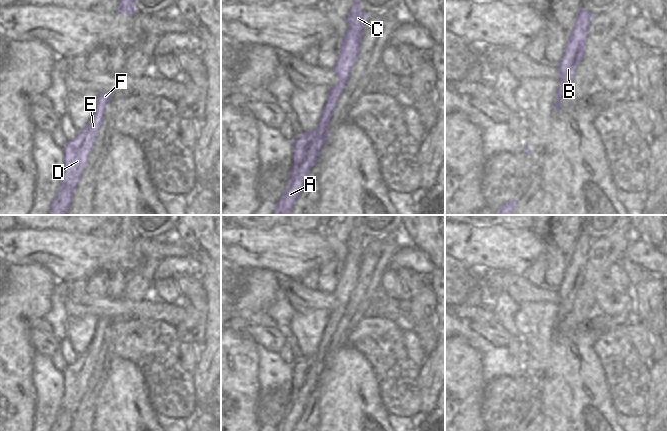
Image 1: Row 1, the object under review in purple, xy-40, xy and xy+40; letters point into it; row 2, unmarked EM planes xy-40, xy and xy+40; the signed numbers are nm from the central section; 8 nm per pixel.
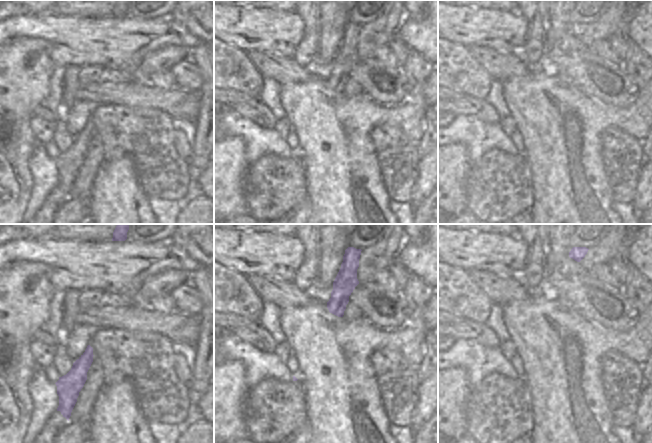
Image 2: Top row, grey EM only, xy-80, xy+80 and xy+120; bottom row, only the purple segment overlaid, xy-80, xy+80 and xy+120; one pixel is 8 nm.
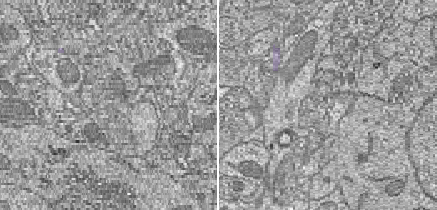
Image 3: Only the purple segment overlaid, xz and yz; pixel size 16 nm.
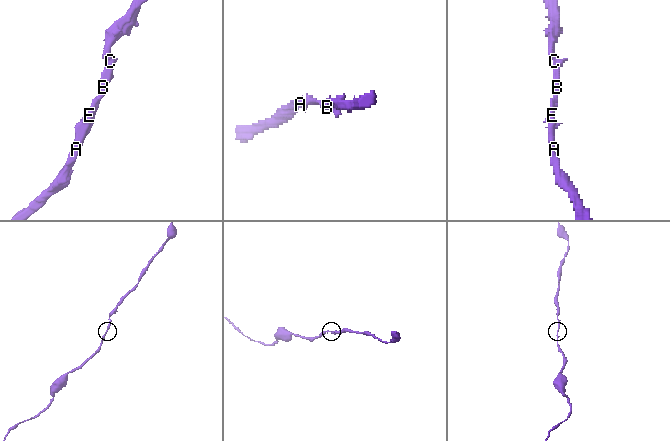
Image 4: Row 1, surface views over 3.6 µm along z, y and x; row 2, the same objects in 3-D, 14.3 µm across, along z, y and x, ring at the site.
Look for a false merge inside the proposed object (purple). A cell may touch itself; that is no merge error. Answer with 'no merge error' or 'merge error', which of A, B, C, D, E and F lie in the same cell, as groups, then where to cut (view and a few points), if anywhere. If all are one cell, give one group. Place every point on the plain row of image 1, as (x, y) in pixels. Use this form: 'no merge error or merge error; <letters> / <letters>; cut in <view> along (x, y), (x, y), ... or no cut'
no merge error; A B C D E F; no cut

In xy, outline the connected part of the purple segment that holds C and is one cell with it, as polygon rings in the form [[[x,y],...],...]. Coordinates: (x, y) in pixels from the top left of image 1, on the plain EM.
[[[354,215],[354,227],[346,243],[348,253],[340,264],[340,275],[336,289],[332,293],[338,301],[338,307],[330,312],[328,321],[315,354],[302,356],[292,367],[292,391],[288,409],[276,431],[293,431],[300,419],[310,393],[318,386],[320,377],[328,363],[328,351],[334,339],[338,323],[350,302],[350,296],[358,282],[360,268],[364,258],[364,248],[368,240],[360,233],[360,215]]]

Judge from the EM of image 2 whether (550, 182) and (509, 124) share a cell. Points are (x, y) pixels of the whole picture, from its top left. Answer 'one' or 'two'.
two

